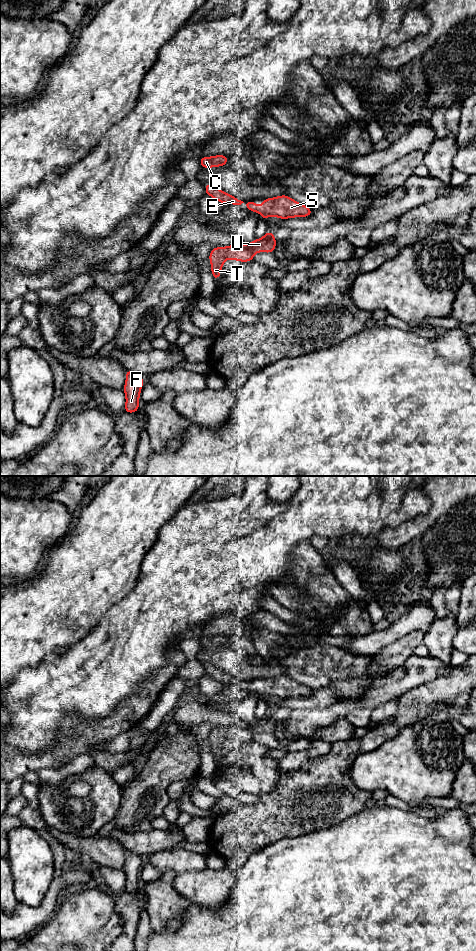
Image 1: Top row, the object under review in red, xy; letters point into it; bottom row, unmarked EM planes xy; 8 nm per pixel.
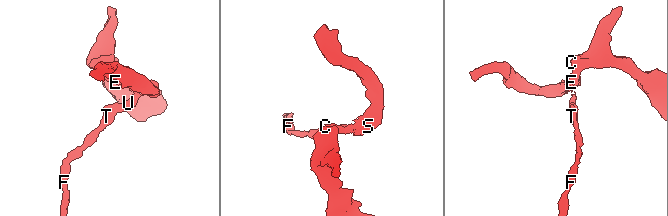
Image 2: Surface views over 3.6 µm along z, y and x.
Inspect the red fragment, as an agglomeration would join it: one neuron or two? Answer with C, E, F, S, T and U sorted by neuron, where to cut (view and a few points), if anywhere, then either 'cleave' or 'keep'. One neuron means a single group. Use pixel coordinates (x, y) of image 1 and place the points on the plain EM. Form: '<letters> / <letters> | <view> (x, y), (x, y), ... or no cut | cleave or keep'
C E S / F T U | xy (266, 695), (262, 696) | cleave

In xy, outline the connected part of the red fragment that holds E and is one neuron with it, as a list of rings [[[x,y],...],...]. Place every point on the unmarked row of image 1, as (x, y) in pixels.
[[[206,664],[205,665],[205,673],[212,678],[214,678],[216,681],[224,683],[224,684],[232,684],[232,685],[241,685],[244,683],[243,681],[239,680],[238,678],[235,678],[234,676],[218,669],[212,664]]]

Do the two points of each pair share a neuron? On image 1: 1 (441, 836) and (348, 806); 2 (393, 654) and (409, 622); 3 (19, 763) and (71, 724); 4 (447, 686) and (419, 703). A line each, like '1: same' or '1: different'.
1: different
2: different
3: same
4: same

